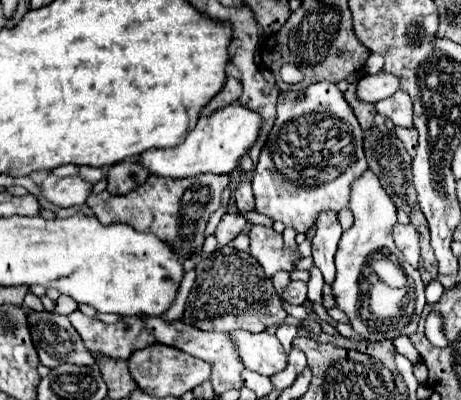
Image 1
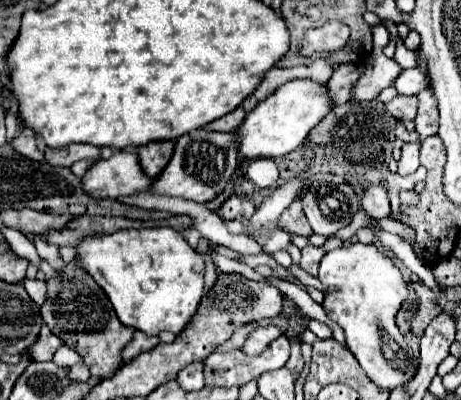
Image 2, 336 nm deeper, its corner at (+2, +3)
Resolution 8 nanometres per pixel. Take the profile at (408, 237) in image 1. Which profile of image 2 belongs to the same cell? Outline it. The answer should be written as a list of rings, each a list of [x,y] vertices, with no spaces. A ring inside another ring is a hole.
[[[375,185],[375,187],[367,189],[367,191],[363,193],[361,205],[363,205],[363,209],[365,209],[371,217],[375,217],[375,215],[391,215],[389,197],[387,197],[387,191],[385,191],[381,185]]]

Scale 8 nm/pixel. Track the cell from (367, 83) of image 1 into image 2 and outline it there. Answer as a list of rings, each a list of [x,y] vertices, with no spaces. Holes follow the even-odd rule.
[[[405,69],[405,73],[399,73],[399,77],[393,81],[393,87],[399,95],[417,95],[427,85],[429,81],[421,69]]]

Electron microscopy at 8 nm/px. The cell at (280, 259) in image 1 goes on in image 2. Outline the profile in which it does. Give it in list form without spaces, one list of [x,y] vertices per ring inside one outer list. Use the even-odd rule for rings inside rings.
[[[307,245],[307,247],[301,249],[301,263],[299,263],[299,267],[303,271],[307,271],[309,275],[317,277],[317,267],[319,267],[319,261],[321,261],[323,255],[325,255],[323,249],[313,247],[313,245]]]

